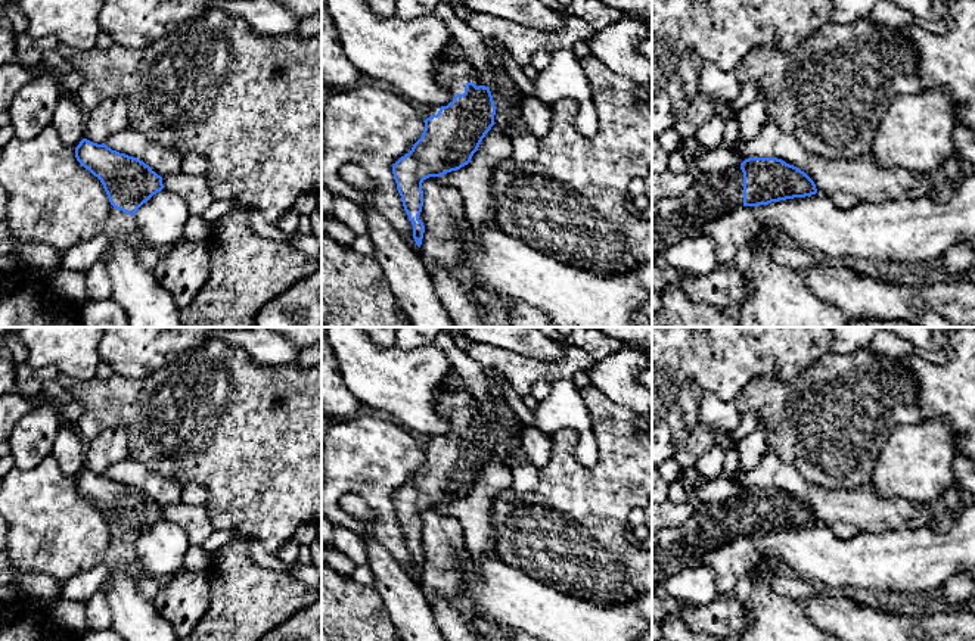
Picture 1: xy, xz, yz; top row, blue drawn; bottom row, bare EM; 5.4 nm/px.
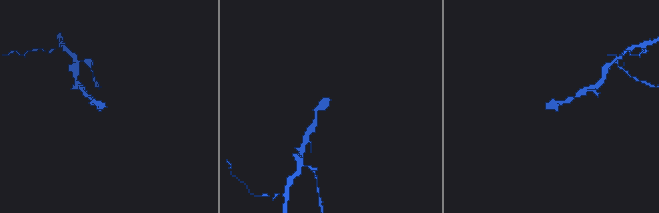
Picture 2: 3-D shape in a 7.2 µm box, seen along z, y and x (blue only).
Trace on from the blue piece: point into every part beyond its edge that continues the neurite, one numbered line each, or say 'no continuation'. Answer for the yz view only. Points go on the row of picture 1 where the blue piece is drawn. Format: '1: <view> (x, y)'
1: yz (720, 192)

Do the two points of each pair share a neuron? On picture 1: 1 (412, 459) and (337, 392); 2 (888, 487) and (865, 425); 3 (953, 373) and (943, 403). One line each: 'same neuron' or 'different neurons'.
1: different neurons
2: different neurons
3: same neuron

